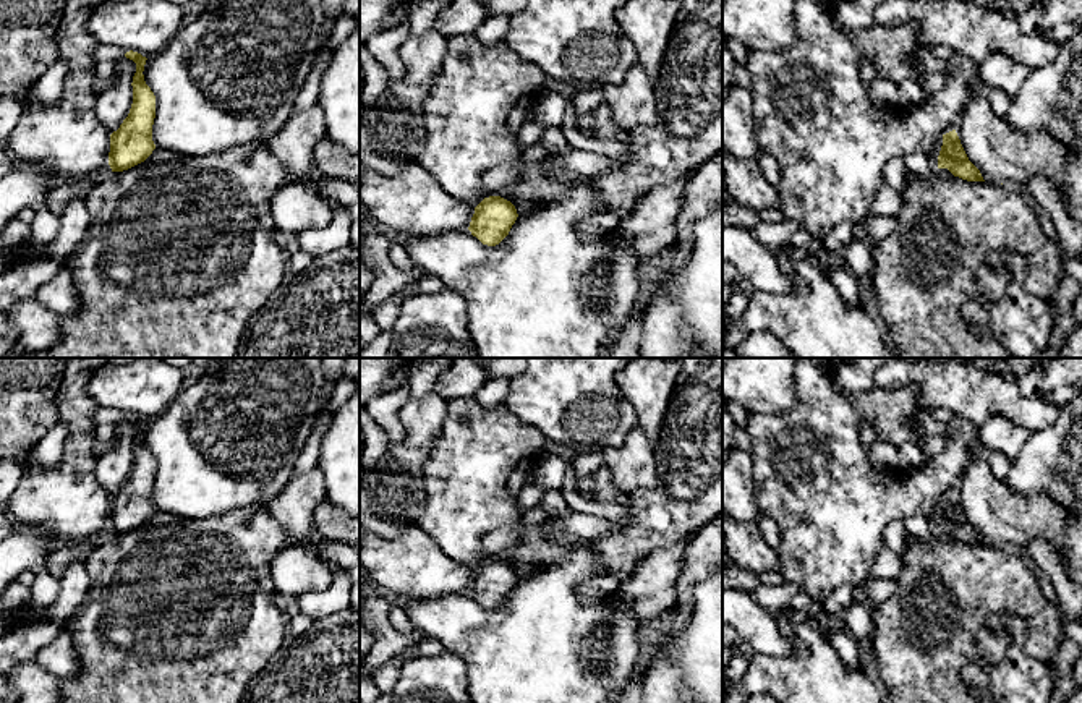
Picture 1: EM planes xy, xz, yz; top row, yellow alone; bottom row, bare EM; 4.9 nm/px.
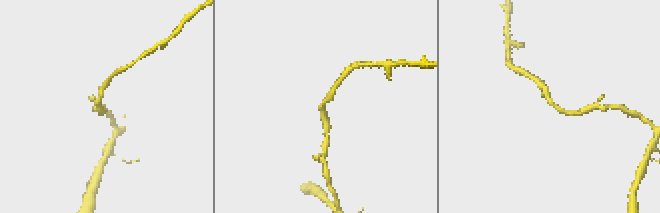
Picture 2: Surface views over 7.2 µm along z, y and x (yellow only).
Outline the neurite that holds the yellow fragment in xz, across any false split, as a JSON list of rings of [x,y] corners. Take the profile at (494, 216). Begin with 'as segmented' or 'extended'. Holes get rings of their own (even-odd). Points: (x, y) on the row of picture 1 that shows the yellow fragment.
as segmented; [[[489,196],[475,207],[468,230],[483,245],[496,246],[509,235],[517,217],[517,209],[510,201]]]

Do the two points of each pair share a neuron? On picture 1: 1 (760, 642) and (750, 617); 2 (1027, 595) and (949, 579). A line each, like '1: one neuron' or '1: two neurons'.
1: one neuron
2: one neuron

